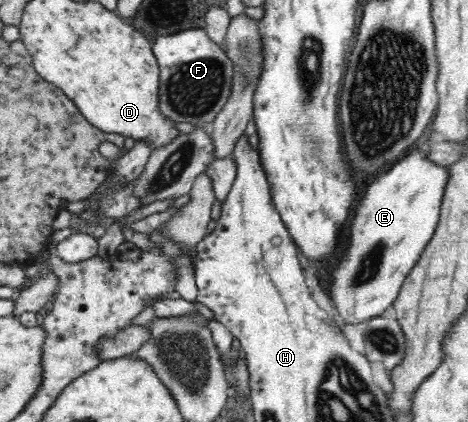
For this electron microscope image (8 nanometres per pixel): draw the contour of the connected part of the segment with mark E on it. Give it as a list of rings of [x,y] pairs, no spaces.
[[[418,150],[402,156],[367,190],[350,222],[348,246],[334,264],[328,292],[336,312],[347,324],[381,316],[398,296],[410,270],[421,258],[438,224],[448,169],[426,159]]]

